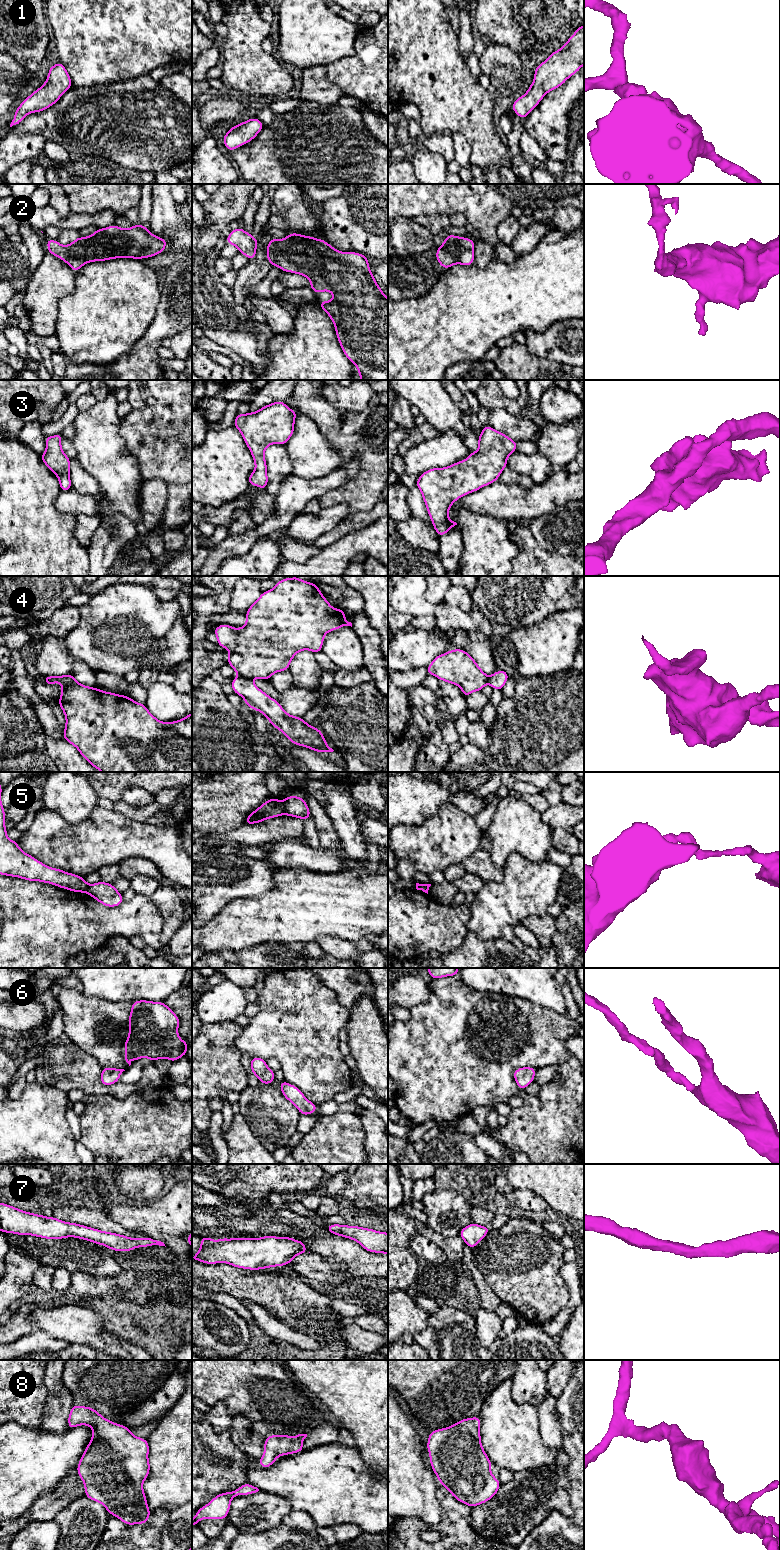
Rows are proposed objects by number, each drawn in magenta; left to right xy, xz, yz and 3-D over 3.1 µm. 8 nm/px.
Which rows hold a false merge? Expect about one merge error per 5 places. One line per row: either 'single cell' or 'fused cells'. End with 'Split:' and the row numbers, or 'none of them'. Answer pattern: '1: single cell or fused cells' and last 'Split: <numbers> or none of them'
1: single cell
2: single cell
3: single cell
4: fused cells
5: fused cells
6: single cell
7: single cell
8: single cell
Split: 4, 5

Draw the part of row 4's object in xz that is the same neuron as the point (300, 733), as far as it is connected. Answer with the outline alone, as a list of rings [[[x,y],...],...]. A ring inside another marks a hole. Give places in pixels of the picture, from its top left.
[[[239,676],[233,678],[231,687],[235,694],[240,695],[245,705],[265,715],[271,726],[276,727],[293,745],[303,746],[321,752],[333,752],[325,741],[319,728],[306,723],[302,717],[295,717],[283,710],[278,702],[259,689],[252,679]]]

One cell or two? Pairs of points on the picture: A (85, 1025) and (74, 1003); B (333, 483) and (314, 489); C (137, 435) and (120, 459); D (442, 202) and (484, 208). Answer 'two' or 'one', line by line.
A: one
B: one
C: two
D: one

